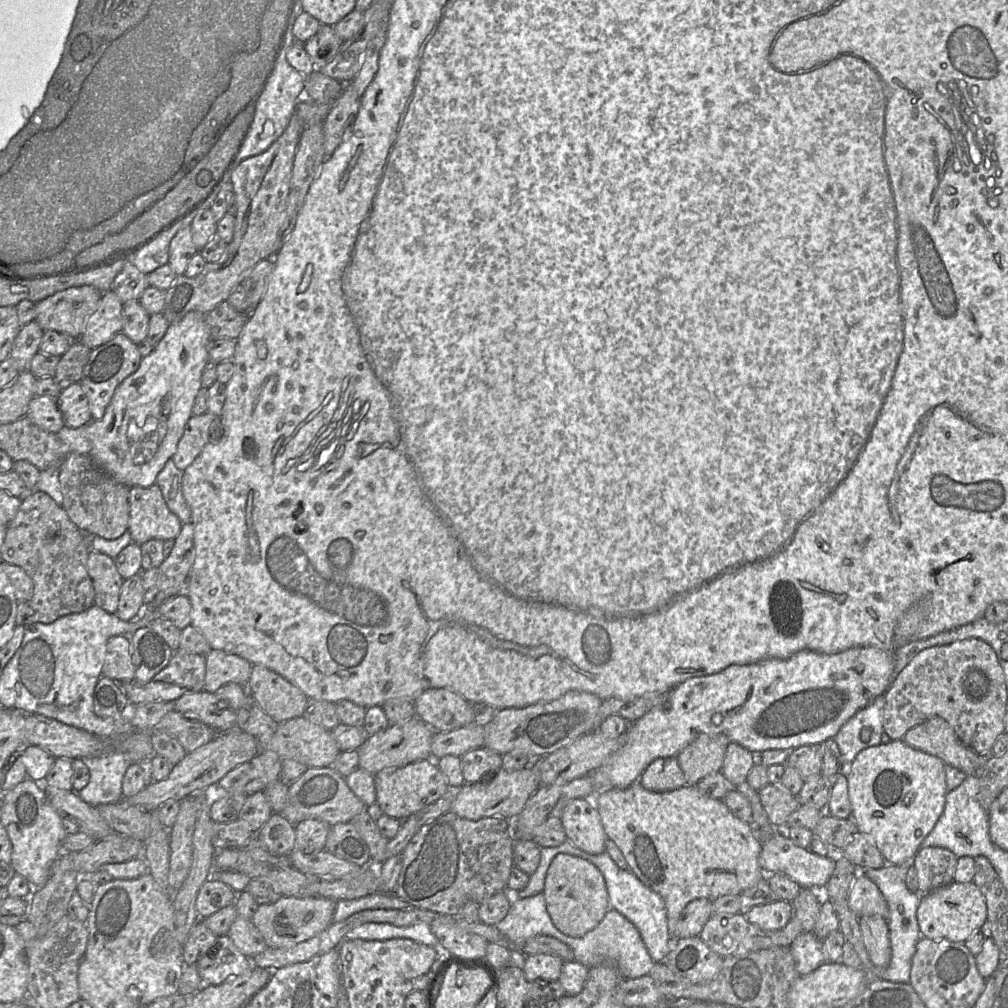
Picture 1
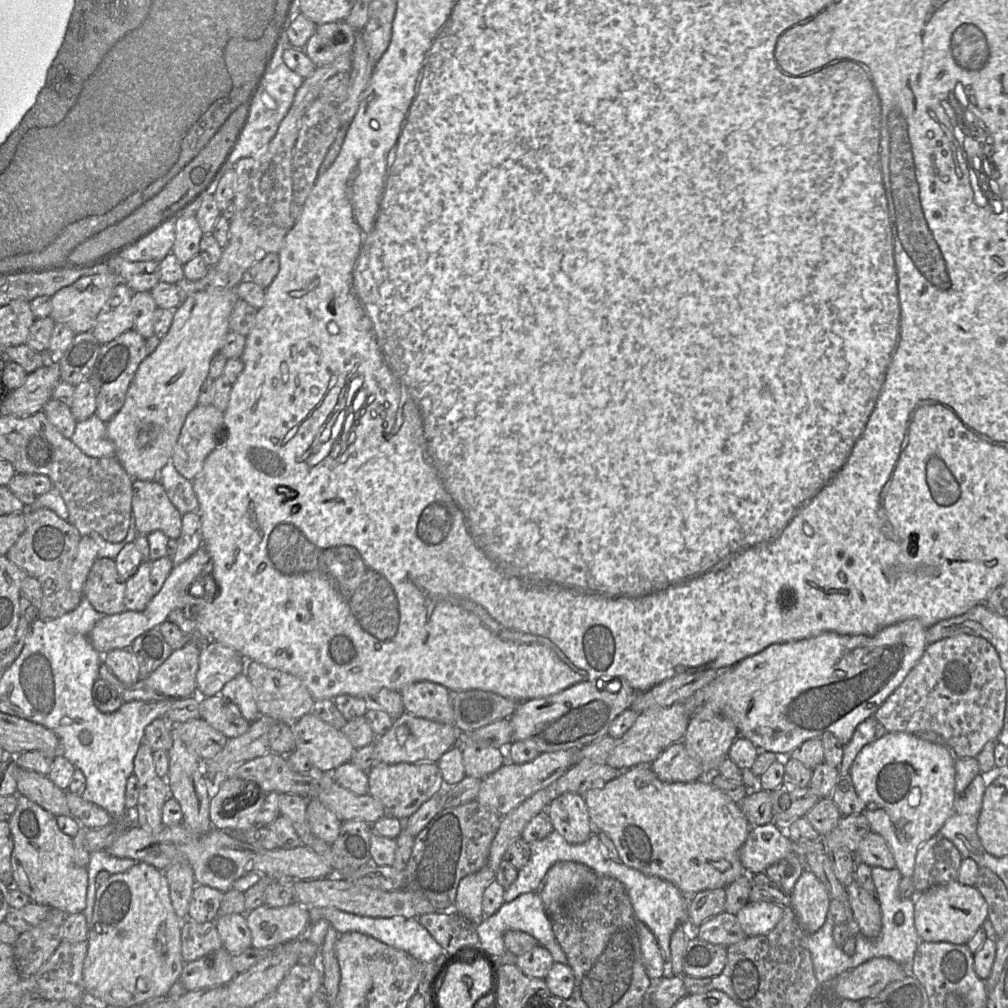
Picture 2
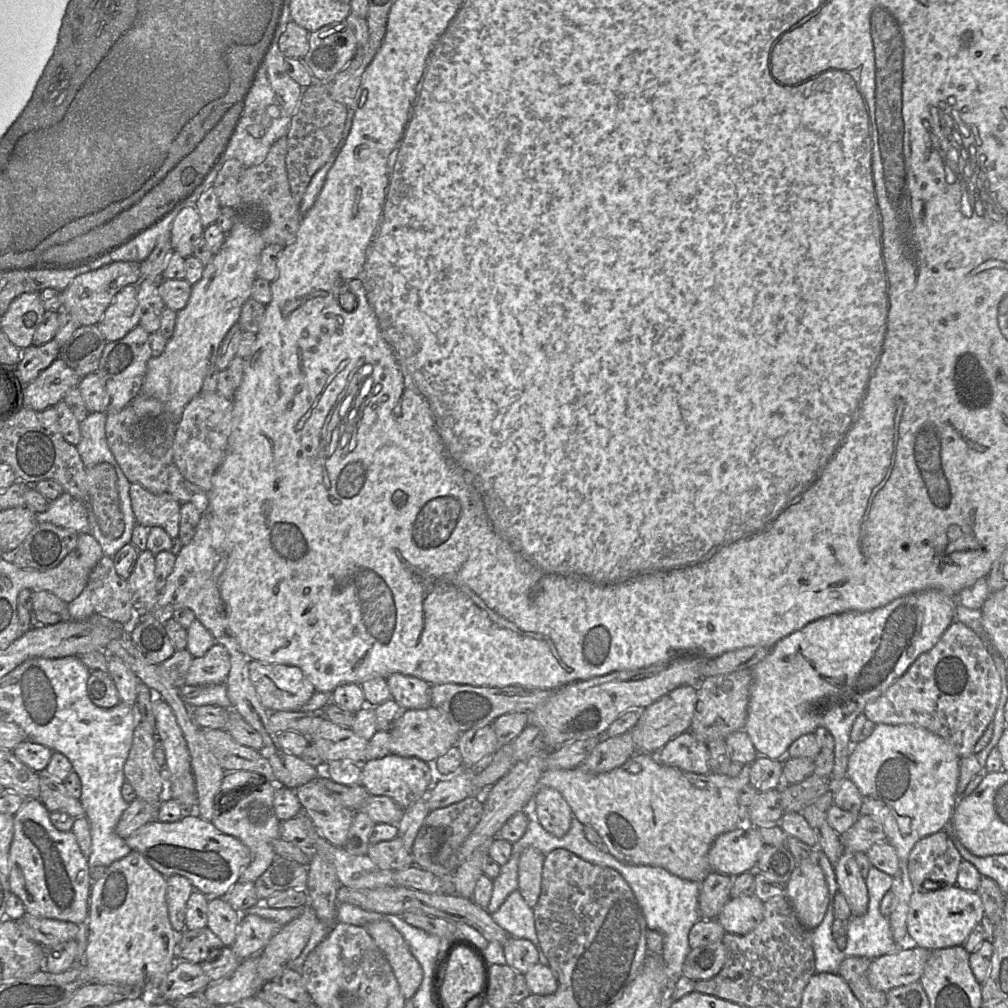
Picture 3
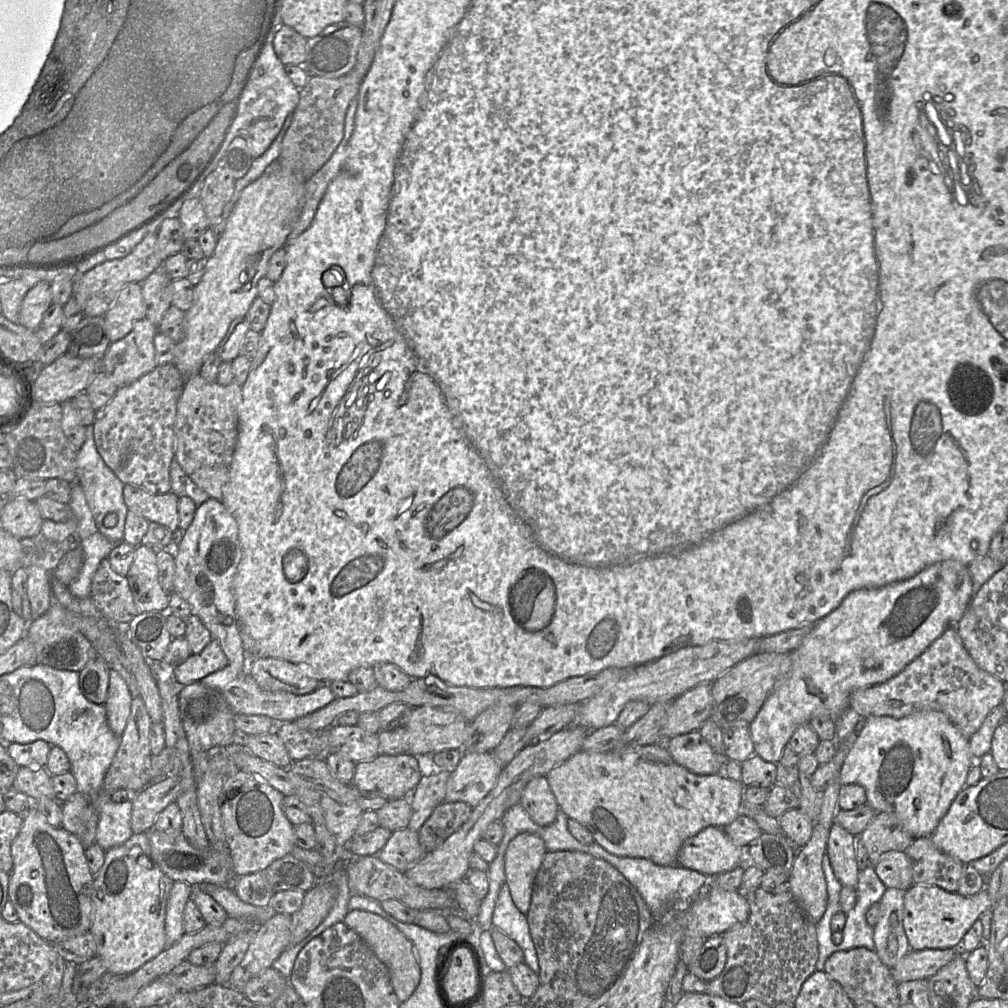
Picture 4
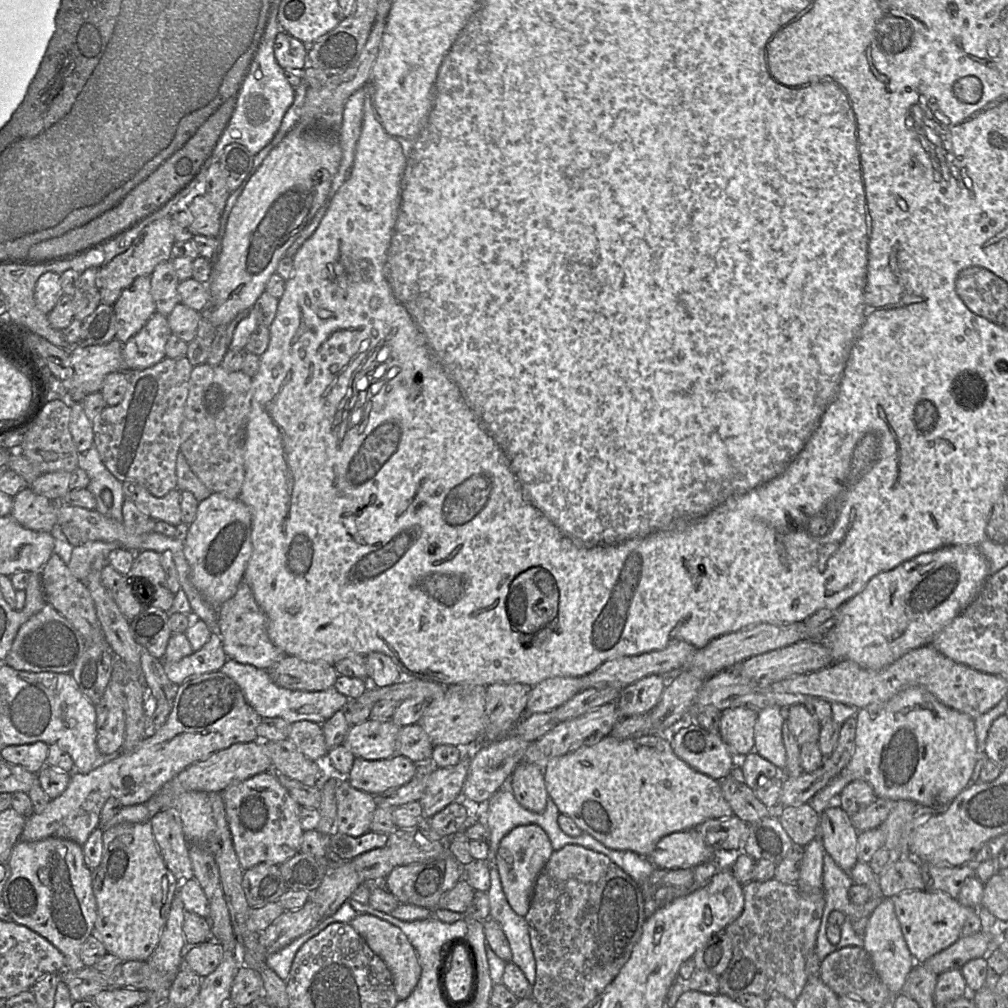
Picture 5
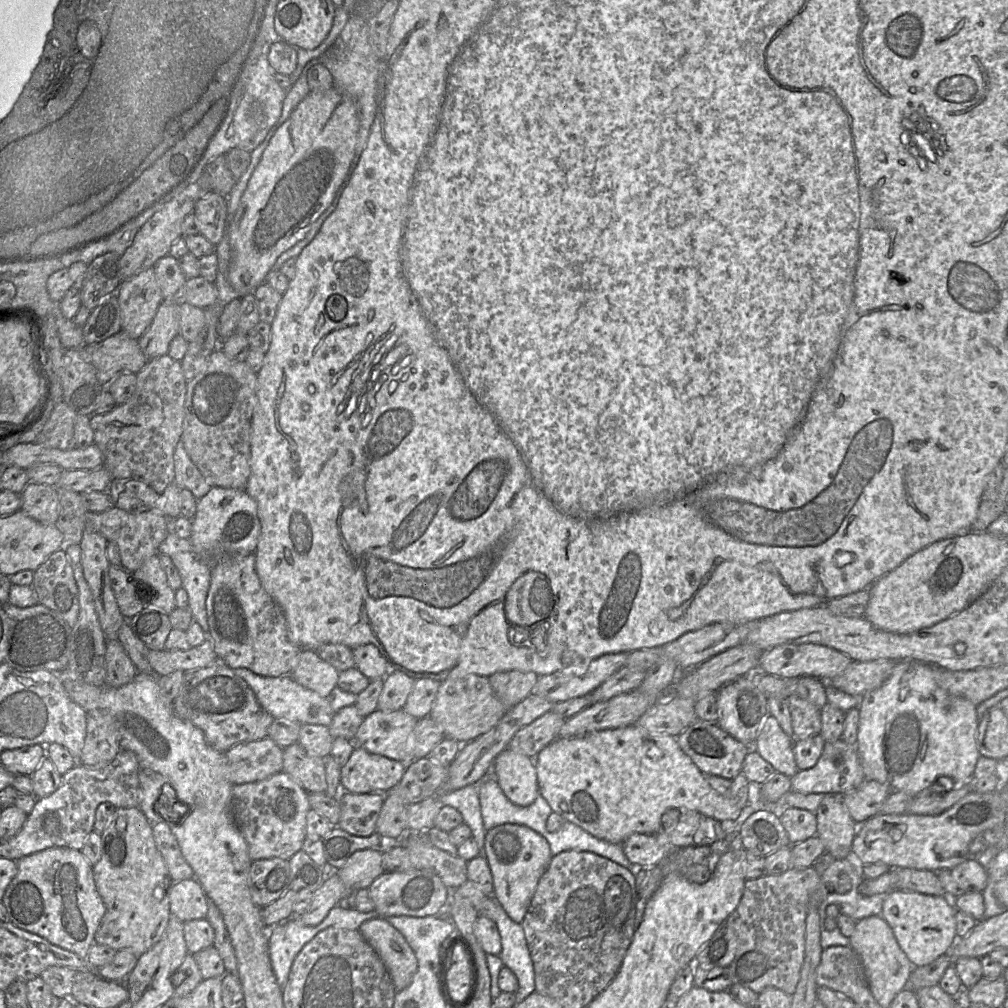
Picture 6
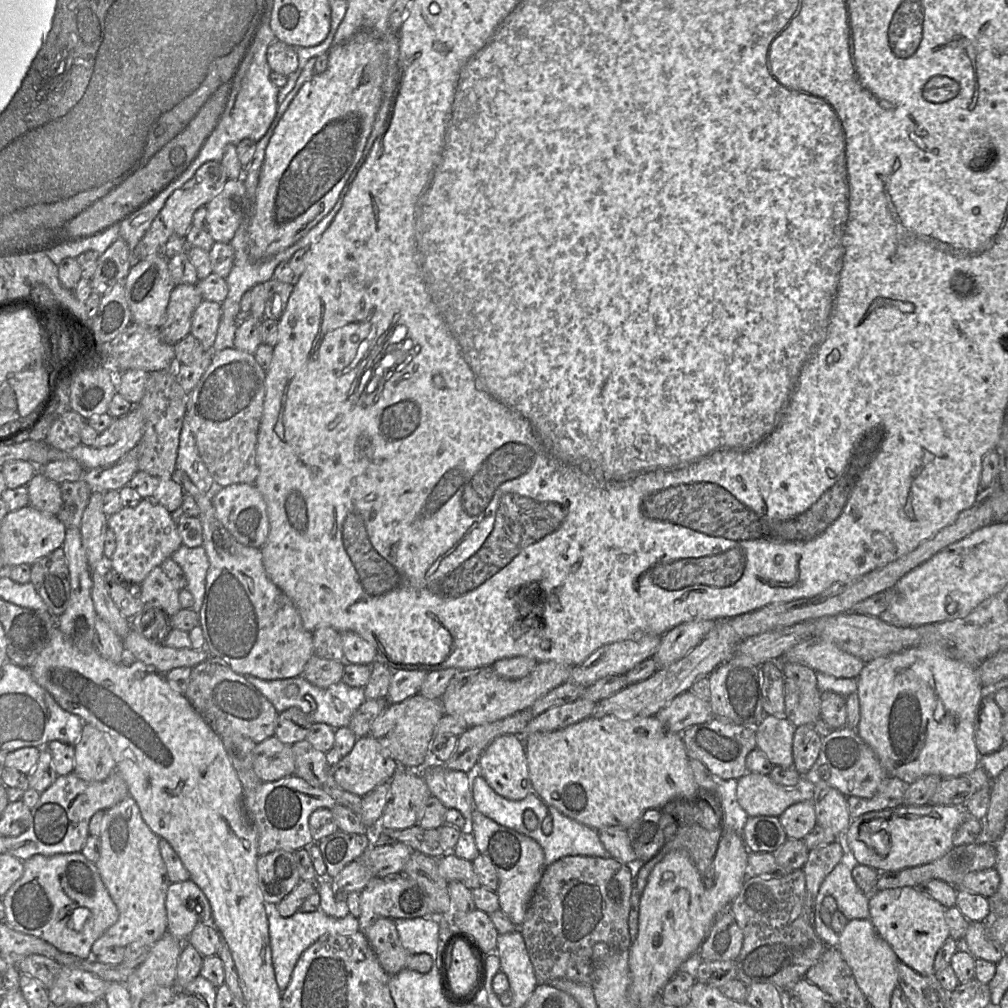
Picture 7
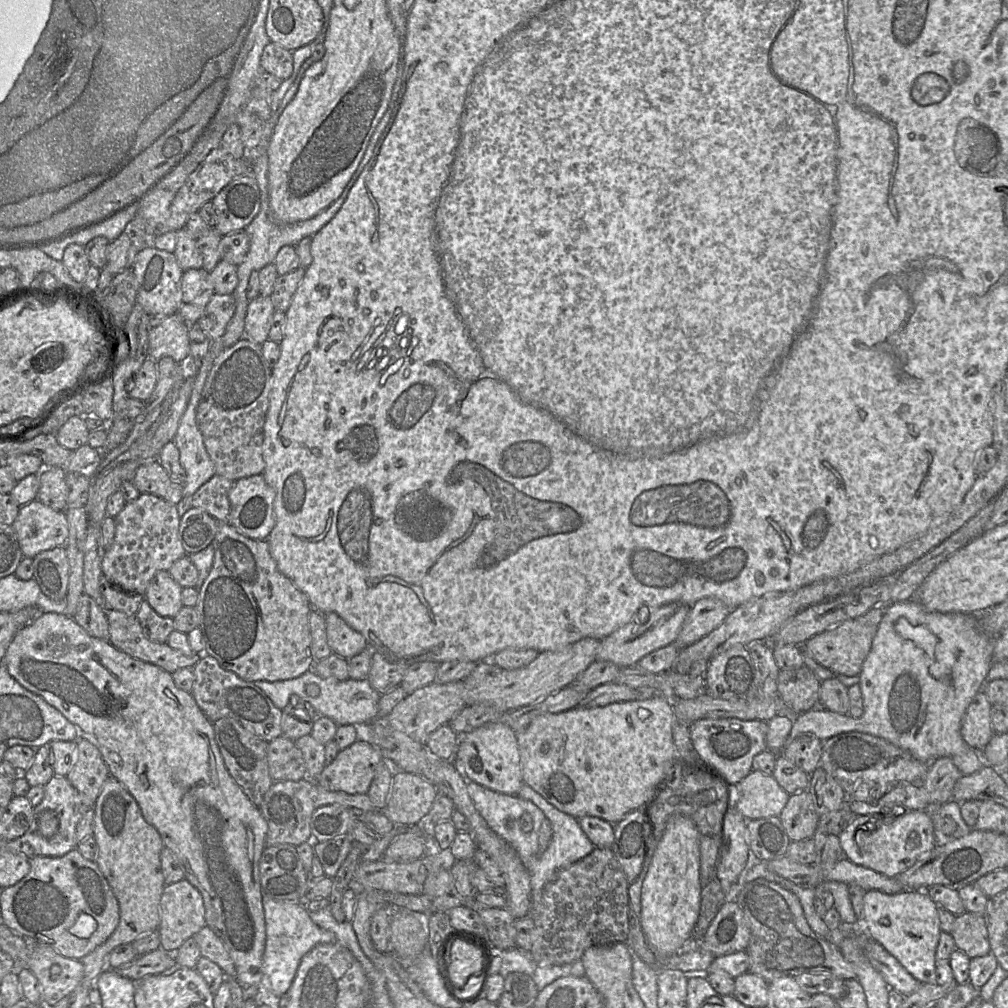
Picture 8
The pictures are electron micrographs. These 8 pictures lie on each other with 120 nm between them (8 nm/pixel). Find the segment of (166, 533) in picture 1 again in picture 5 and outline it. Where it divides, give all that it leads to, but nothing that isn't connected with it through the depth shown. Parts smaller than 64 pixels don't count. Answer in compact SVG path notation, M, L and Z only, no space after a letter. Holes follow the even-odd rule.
M124 481L123 493L125 499L133 501L150 518L164 521L173 526L182 522L181 491L173 489L163 497L153 496L144 486L136 481Z

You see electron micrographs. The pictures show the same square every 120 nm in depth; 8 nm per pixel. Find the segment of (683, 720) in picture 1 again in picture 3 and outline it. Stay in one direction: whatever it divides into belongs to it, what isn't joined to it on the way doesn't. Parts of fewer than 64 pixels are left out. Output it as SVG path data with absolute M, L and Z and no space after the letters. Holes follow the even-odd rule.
M926 590L897 598L887 605L872 611L845 612L821 618L778 641L769 654L752 668L753 681L744 730L749 735L758 755L765 756L772 760L782 760L793 741L804 734L814 733L818 727L824 727L830 731L834 738L834 766L830 780L831 783L839 783L846 777L848 757L853 747L850 741L850 732L853 722L860 714L863 714L864 708L869 702L885 693L885 691L909 669L921 654L934 647L939 638L955 620L955 609L957 605L957 597L949 597L937 590Z

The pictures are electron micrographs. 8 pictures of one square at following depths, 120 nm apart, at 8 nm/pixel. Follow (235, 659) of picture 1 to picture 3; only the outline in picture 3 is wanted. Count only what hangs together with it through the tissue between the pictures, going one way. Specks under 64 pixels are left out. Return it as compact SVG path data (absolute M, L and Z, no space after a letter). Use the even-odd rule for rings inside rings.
M215 643L202 657L192 659L185 685L220 684L226 681L231 668L227 649Z

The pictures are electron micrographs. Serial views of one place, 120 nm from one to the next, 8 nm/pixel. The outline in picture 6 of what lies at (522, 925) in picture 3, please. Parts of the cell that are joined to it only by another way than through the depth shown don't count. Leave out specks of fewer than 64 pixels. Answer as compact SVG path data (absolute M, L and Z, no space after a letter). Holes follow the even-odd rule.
M470 784L457 790L440 793L437 799L442 806L452 806L461 813L463 823L470 827L472 837L477 842L482 854L486 829L481 814L478 785ZM497 902L496 924L501 937L502 950L499 954L503 965L517 977L518 990L515 1004L520 1004L530 994L536 992L535 971L521 923L514 922Z

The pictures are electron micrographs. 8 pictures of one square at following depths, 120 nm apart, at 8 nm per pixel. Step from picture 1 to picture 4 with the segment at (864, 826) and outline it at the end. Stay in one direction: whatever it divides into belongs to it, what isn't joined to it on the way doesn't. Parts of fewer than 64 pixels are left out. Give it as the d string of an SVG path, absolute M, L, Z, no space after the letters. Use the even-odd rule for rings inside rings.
M935 710L919 711L903 718L893 718L889 716L871 716L865 718L865 720L865 726L857 735L856 741L853 743L846 755L846 758L840 770L840 774L838 776L839 782L841 783L841 785L859 784L863 786L866 791L866 804L874 809L876 813L890 812L895 814L901 822L903 828L914 838L930 836L936 829L940 820L949 810L956 796L966 787L966 779L970 768L974 763L974 759L972 758L970 753L969 739L962 734L959 728L953 724L953 722L945 713ZM887 888L880 900L880 917L874 926L875 952L884 965L893 968L911 949L904 931L906 891Z

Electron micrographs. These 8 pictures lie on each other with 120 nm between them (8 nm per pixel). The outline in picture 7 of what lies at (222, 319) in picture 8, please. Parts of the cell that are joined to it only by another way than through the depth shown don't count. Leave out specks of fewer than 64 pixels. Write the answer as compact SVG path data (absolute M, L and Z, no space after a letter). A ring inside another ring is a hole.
M203 300L192 315L190 334L200 342L204 351L212 350L221 313L221 303Z

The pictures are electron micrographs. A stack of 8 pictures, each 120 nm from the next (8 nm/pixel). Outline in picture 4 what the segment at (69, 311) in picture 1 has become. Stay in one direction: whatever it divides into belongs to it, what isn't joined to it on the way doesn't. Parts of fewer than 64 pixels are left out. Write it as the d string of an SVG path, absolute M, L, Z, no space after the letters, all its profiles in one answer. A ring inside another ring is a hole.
M149 233L128 256L106 261L74 279L73 297L86 317L104 316L124 286L129 283L142 284L150 274L161 269L163 263L157 243L157 233Z

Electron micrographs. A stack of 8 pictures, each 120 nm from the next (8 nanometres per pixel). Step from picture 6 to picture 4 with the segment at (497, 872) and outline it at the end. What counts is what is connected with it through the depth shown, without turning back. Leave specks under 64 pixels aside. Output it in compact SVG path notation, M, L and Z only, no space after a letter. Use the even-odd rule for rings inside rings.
M522 832L508 844L505 852L505 883L516 907L527 914L531 904L534 879L547 853L543 839Z

